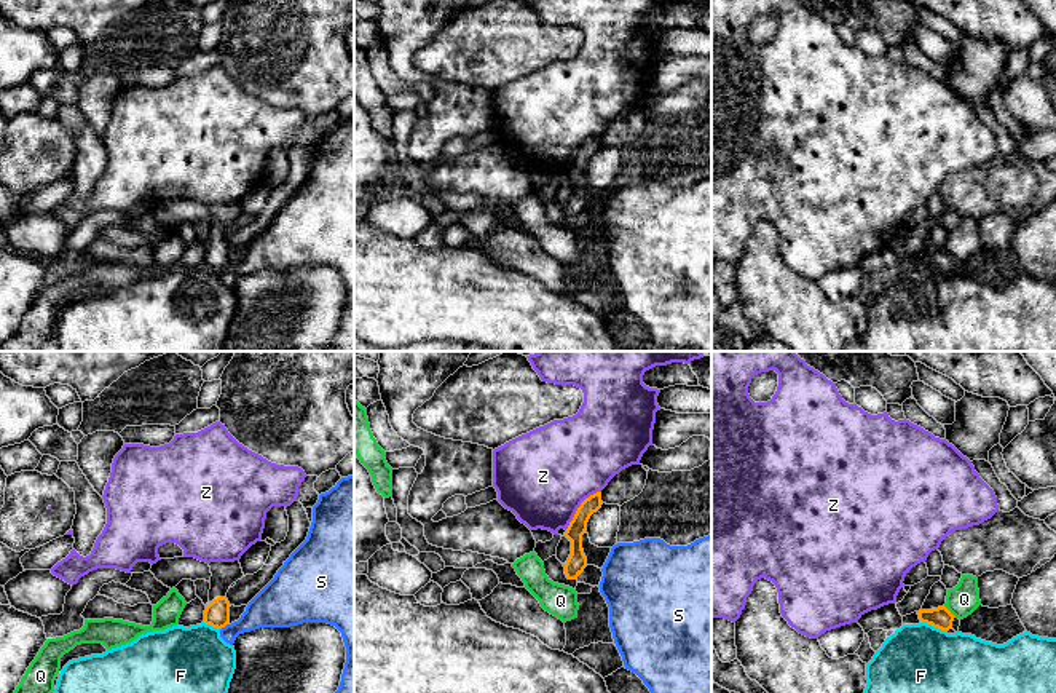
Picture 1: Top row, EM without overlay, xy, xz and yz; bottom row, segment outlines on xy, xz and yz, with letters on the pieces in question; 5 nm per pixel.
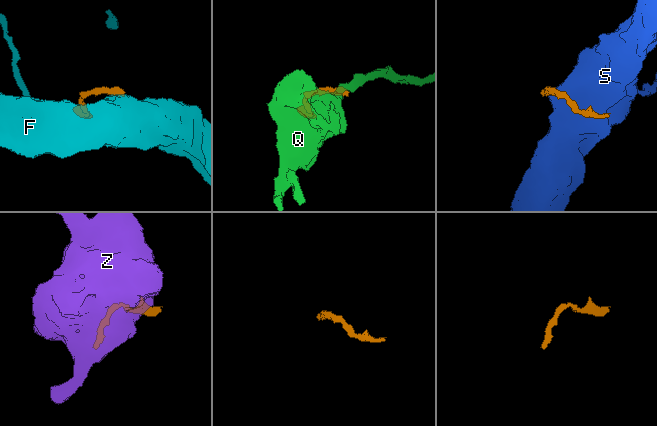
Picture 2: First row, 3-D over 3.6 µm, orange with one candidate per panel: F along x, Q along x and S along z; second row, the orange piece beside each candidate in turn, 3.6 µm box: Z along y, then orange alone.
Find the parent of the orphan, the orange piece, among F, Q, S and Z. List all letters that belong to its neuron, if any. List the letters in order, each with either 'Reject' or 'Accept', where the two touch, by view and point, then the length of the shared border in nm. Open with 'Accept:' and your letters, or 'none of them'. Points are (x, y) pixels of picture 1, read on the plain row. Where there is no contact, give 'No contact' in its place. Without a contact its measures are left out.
Accept: none of them
F: Reject. Touches orange at yz (933, 269). Shared border 140 nm
Q: Reject. Touches orange at yz (948, 253). Shared border 90 nm
S: Reject. Touches orange at xy (224, 269). Shared border 60 nm
Z: Reject. Touches orange at xz (579, 149). Shared border 260 nm

